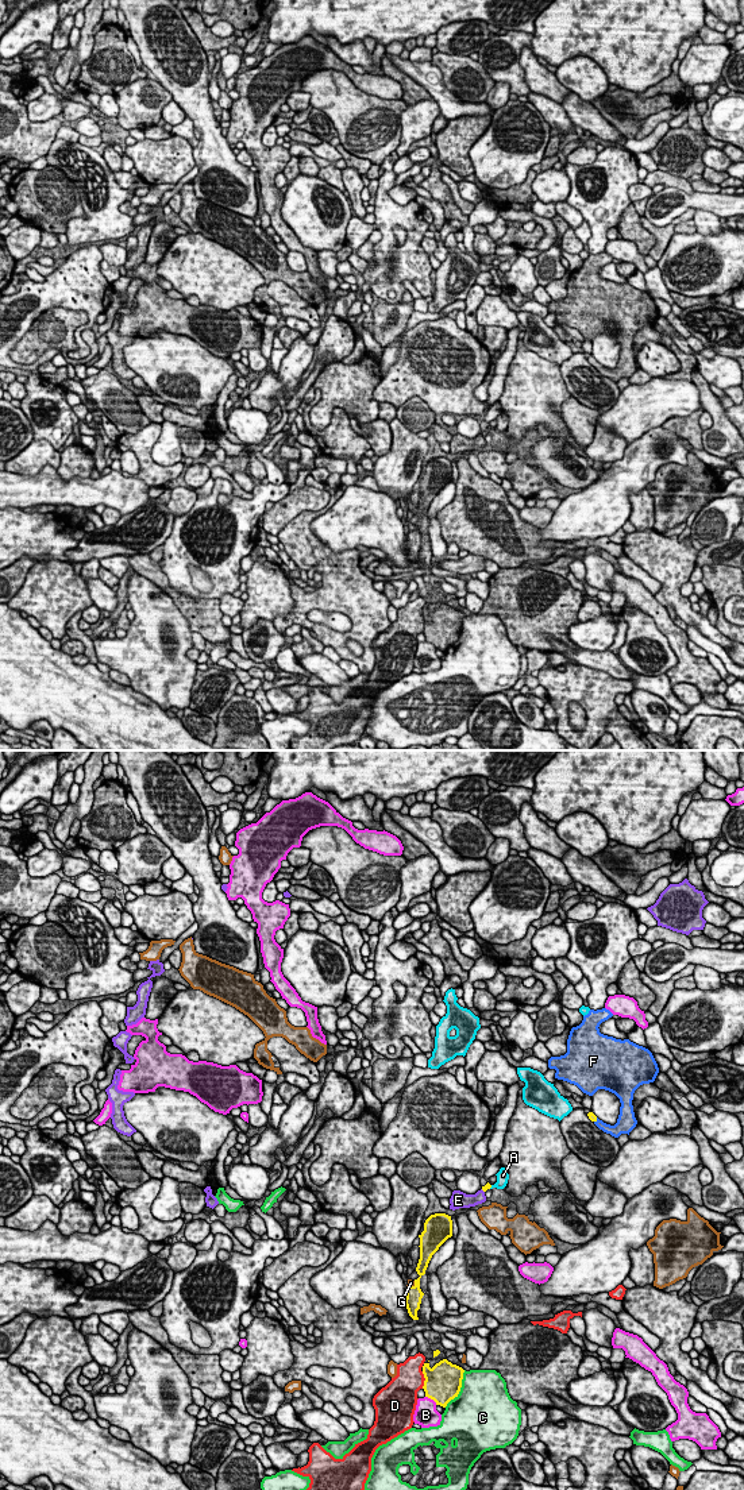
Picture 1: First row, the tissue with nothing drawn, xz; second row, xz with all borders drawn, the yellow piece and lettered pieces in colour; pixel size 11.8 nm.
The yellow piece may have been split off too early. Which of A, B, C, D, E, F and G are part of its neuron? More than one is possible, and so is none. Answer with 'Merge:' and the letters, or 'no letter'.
Merge: F

